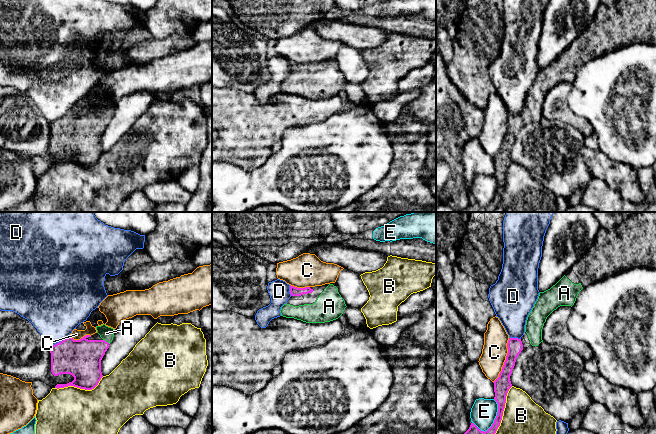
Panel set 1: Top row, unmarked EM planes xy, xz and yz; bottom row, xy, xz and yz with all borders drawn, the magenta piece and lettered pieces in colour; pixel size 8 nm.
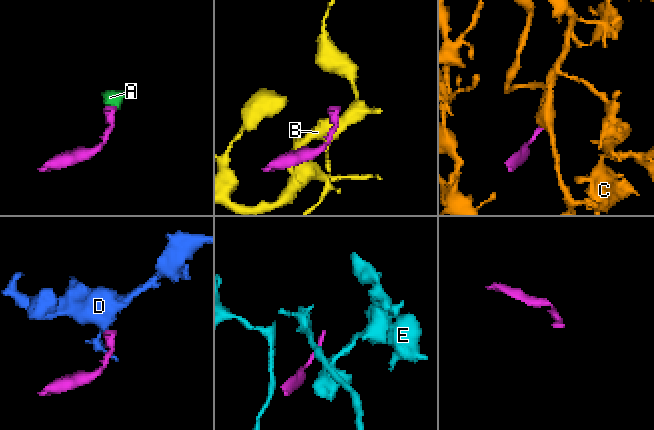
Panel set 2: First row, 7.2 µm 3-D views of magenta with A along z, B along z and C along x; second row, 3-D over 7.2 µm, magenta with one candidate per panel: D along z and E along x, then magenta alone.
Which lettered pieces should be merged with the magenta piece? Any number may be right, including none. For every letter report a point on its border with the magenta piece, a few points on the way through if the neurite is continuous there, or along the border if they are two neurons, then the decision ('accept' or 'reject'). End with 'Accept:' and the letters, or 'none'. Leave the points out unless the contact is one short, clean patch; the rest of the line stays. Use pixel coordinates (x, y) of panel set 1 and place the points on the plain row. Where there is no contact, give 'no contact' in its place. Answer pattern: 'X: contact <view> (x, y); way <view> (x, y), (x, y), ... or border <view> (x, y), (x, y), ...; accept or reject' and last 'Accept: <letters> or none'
A: contact xy (105, 117); way xy (81, 134), (105, 117), (106, 109); accept
B: contact xy (80, 164); reject
C: contact yz (505, 136); reject
D: contact xy (59, 118); border xy (69, 111), (50, 123); reject
E: contact yz (496, 193); reject
Accept: A

